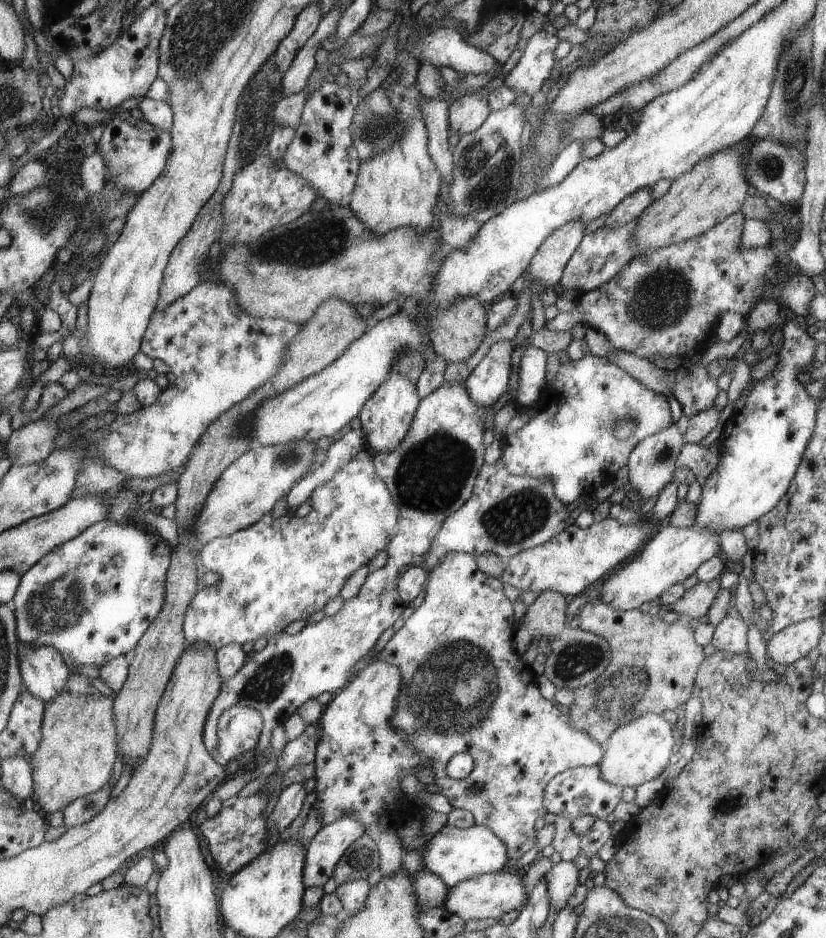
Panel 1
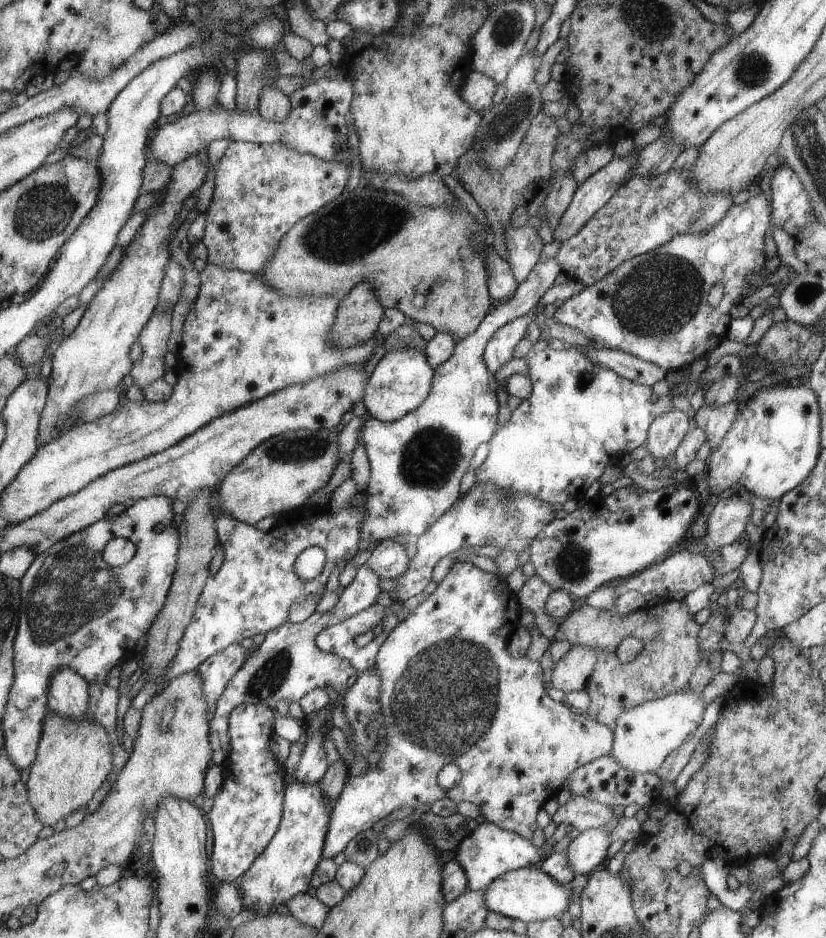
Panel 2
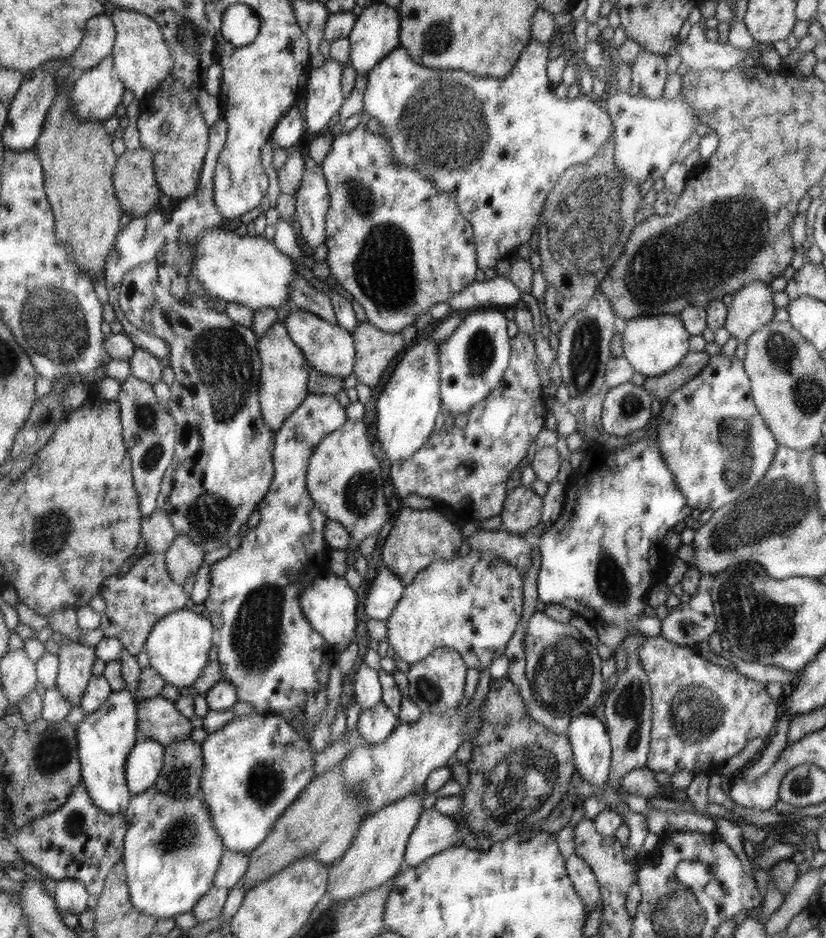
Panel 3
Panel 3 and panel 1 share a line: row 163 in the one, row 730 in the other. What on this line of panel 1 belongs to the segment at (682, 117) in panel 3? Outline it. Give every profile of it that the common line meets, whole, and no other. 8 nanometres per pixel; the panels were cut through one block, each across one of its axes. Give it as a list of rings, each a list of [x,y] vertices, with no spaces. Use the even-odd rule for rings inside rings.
[[[644,714],[618,728],[610,736],[610,744],[605,746],[605,756],[602,756],[598,764],[602,778],[612,786],[635,789],[640,784],[660,776],[677,750],[672,728],[674,725],[662,714]]]

